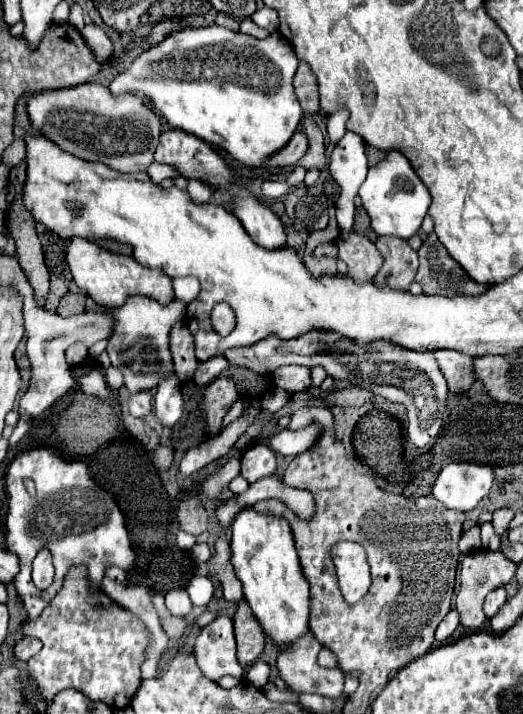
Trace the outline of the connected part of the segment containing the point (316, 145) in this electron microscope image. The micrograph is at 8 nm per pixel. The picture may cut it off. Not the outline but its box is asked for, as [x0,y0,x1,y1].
[301,120,329,170]

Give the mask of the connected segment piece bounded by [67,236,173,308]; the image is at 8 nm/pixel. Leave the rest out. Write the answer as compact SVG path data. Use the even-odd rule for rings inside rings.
M73 236L69 240L67 264L69 264L69 270L73 274L75 284L83 292L87 292L87 296L91 296L99 306L101 304L105 308L121 306L125 302L125 298L131 294L149 294L151 298L155 298L161 304L167 304L173 300L173 286L171 286L171 278L167 274L163 274L161 270L155 270L155 268L141 266L131 256L107 252L85 238Z

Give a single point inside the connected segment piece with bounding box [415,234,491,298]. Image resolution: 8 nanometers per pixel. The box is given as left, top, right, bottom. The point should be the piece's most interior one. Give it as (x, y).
(439, 274)

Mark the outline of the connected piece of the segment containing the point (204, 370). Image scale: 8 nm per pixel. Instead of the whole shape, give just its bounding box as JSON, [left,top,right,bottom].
[193,356,229,386]

